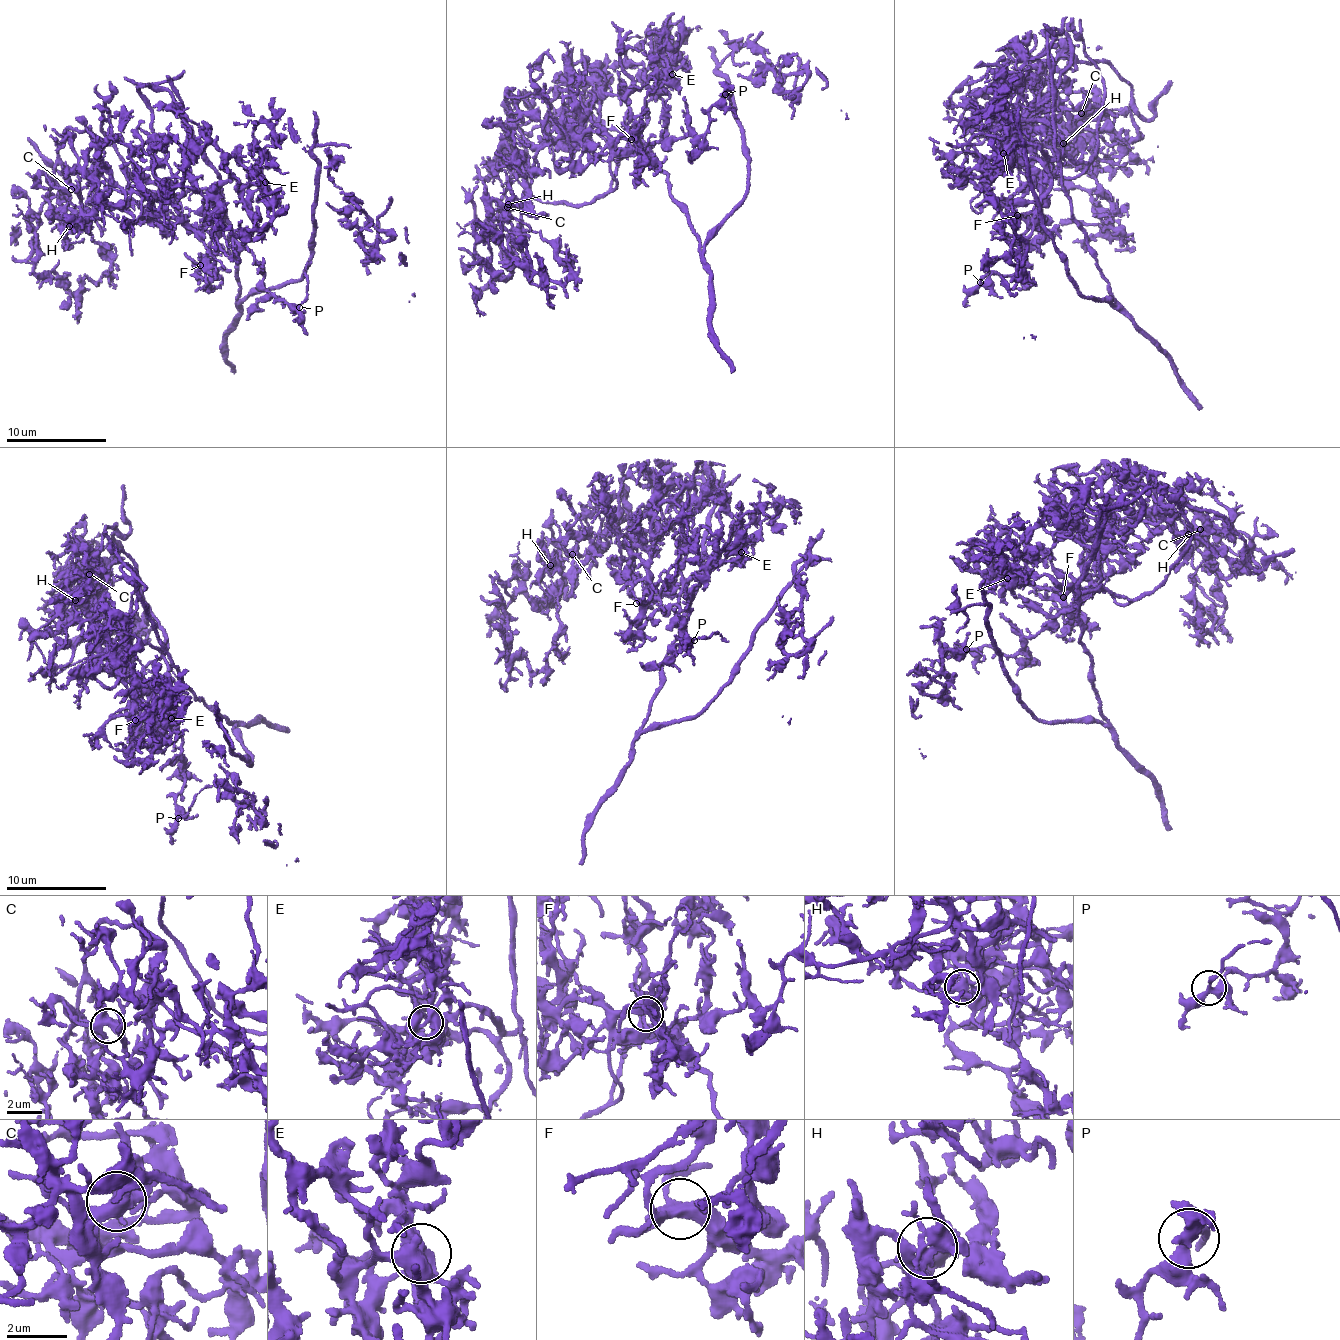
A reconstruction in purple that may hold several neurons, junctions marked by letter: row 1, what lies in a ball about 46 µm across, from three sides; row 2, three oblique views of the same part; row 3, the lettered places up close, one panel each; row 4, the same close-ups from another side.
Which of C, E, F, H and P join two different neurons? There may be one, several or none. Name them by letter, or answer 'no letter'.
E

